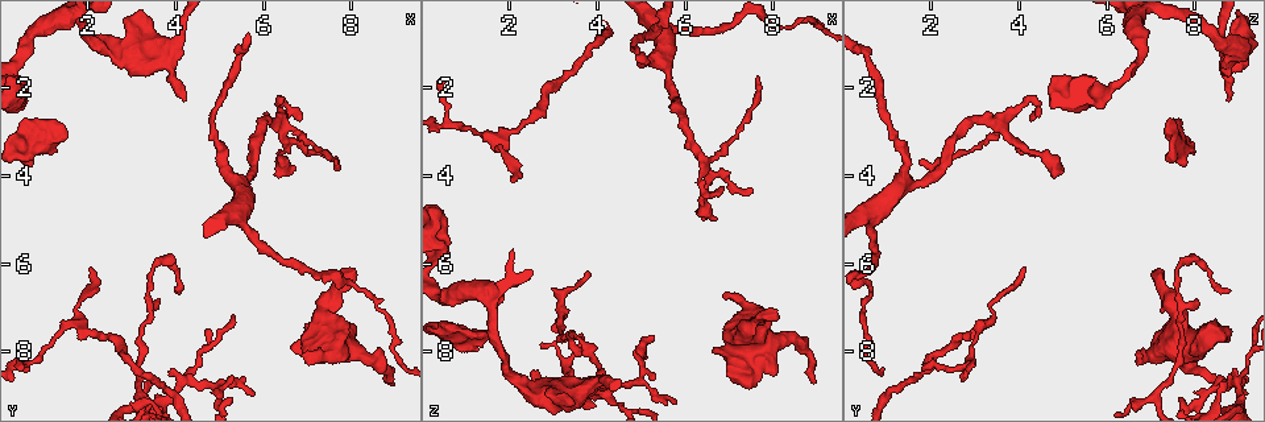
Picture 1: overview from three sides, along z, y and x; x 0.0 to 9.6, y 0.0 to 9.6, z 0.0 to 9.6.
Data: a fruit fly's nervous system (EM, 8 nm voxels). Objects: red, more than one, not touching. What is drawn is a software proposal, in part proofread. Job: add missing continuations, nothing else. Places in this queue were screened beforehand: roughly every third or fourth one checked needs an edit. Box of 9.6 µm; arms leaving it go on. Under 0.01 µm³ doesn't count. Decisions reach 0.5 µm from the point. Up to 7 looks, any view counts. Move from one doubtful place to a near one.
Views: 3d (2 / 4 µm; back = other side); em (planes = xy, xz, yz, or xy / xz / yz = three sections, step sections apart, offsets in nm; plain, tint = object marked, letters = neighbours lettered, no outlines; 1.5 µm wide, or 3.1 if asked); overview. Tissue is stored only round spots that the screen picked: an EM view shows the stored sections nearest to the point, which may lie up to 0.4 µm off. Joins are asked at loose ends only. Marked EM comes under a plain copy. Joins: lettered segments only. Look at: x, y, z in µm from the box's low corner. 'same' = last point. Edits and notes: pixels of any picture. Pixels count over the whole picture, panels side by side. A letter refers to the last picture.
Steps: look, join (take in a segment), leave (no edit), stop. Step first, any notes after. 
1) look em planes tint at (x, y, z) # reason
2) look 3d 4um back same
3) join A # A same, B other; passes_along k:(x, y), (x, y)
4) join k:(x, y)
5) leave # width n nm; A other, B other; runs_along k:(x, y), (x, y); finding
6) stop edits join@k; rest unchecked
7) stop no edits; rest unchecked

look em yz step 4 letters at (1.25, 3.50, 8.00) # an open end

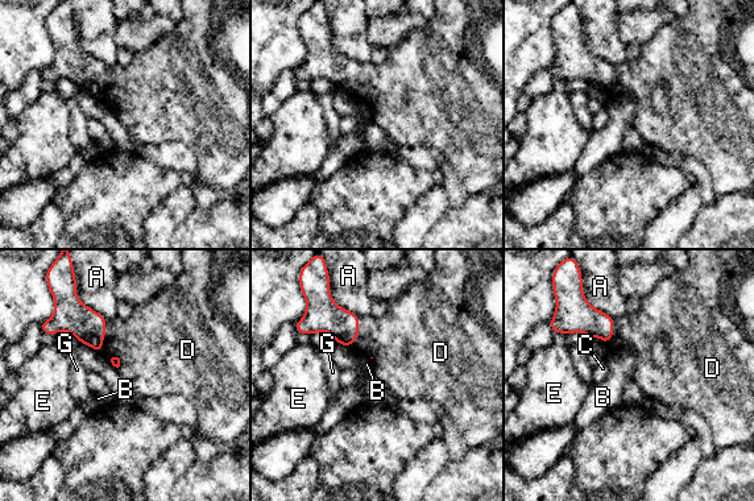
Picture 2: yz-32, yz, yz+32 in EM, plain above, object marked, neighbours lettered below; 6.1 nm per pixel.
look em xz step 4 letters same

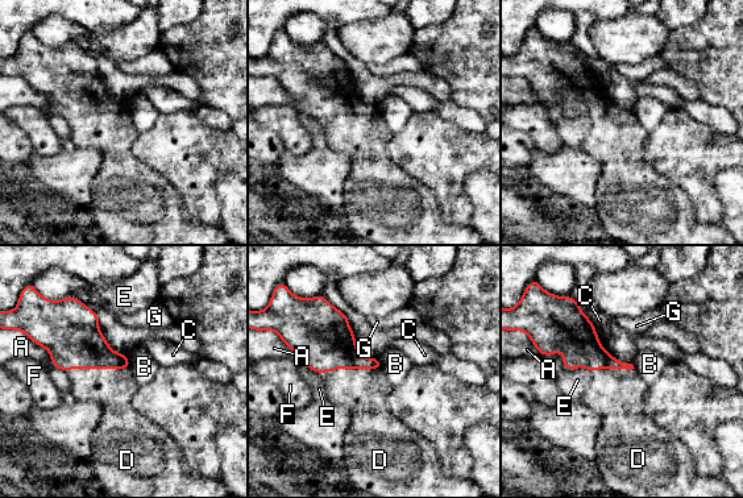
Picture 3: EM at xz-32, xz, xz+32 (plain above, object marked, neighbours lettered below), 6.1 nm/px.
join D # A other, B other, C other, D same, E other, F other, G other; passes_along 3:(73, 337), (98, 368), (113, 389); the cell continues

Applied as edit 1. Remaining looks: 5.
look overview

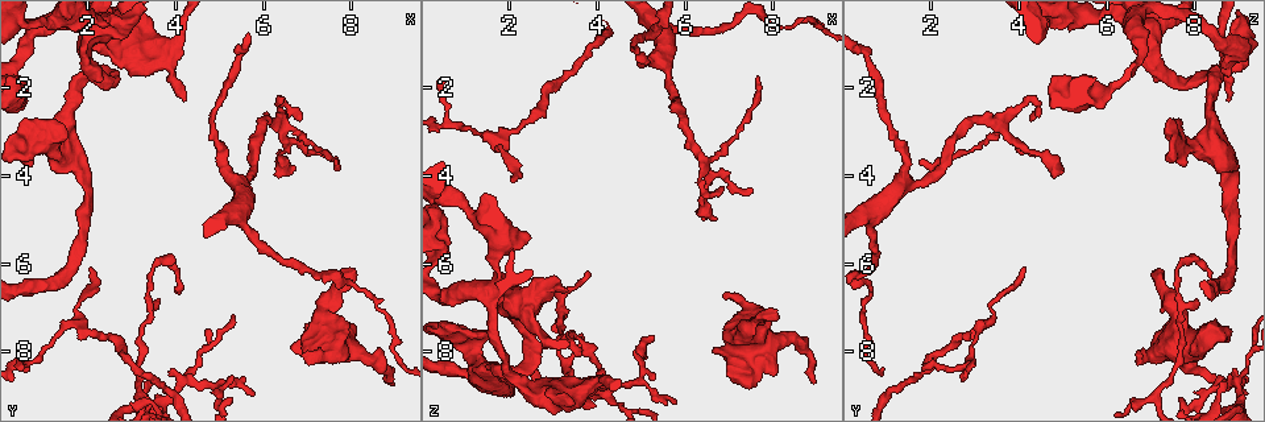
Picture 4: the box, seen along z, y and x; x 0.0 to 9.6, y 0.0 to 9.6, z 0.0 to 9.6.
look 3d 2um at (4.20, 2.30, 8.75) # free end

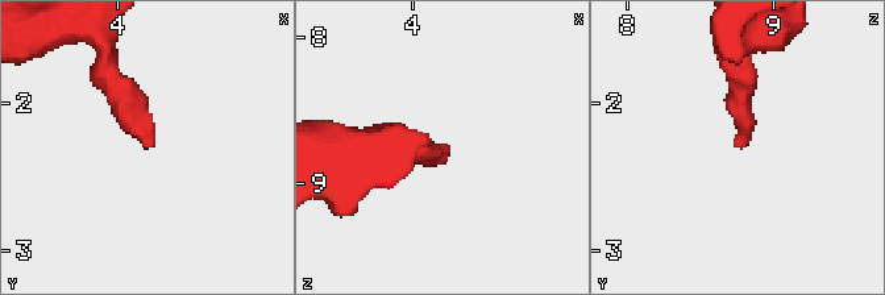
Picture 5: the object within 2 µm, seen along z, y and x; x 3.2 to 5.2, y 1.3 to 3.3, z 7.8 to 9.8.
look em planes letters at (4.24, 2.30, 8.76)

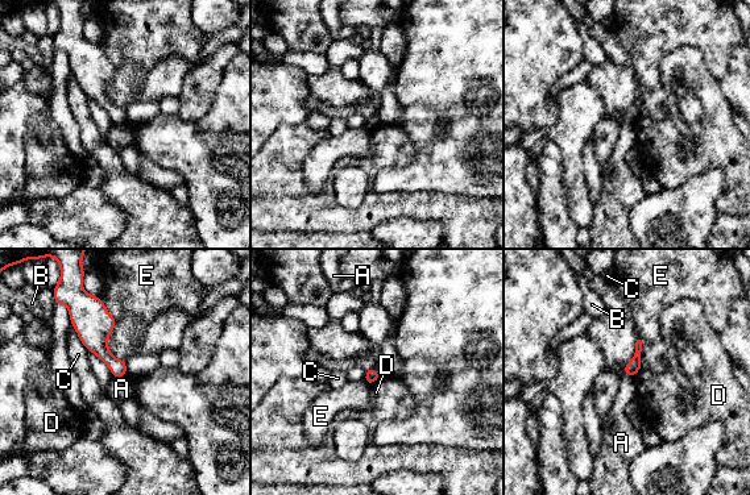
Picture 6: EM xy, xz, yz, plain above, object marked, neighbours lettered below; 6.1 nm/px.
leave # A other, B other, C other, D other, E other; border 6:(127, 375), (114, 378); none of them fits

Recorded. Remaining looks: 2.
look em xy step 8 letters at (6.90, 8.15, 6.65) # free end

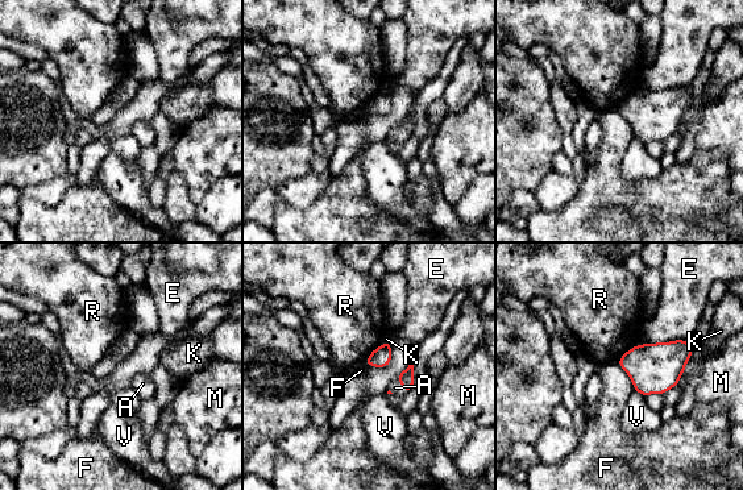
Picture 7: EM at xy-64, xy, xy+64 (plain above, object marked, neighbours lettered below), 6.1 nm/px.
look em planes letters same

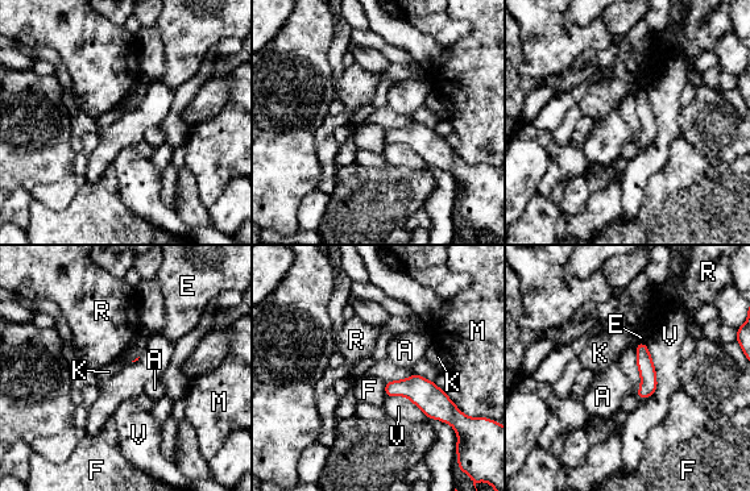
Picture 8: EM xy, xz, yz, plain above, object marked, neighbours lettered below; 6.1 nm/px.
join A # A same, E other, F other, K other, M other, R other, V other; passes_along 8:(645, 363), (638, 391), (603, 396); the cell continues

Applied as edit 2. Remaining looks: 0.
stop edits join@3, join@8; rest unchecked

